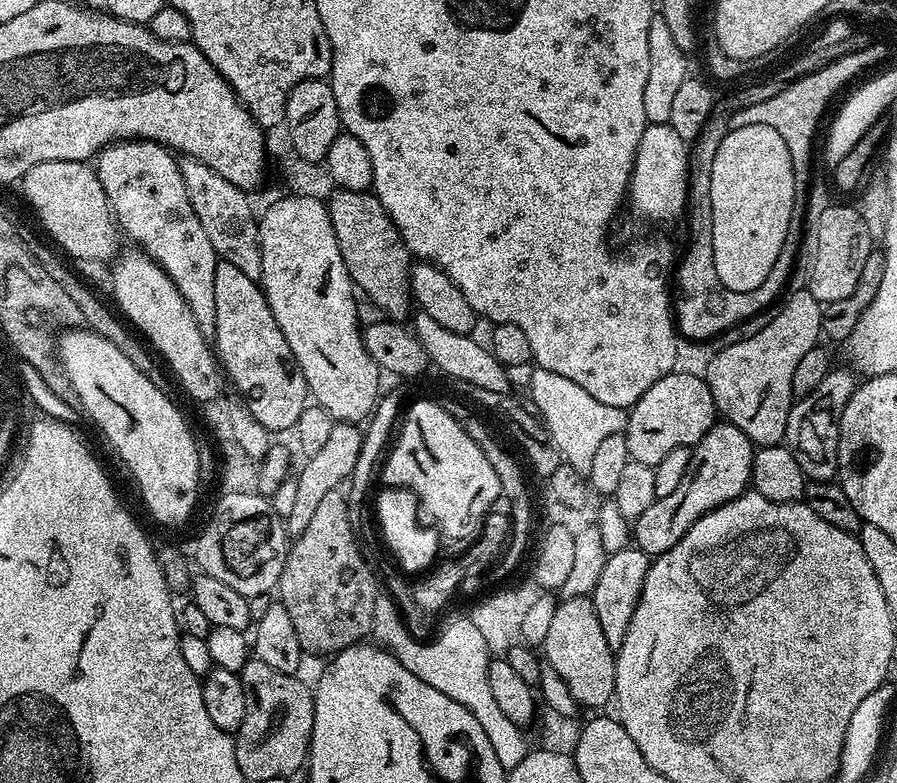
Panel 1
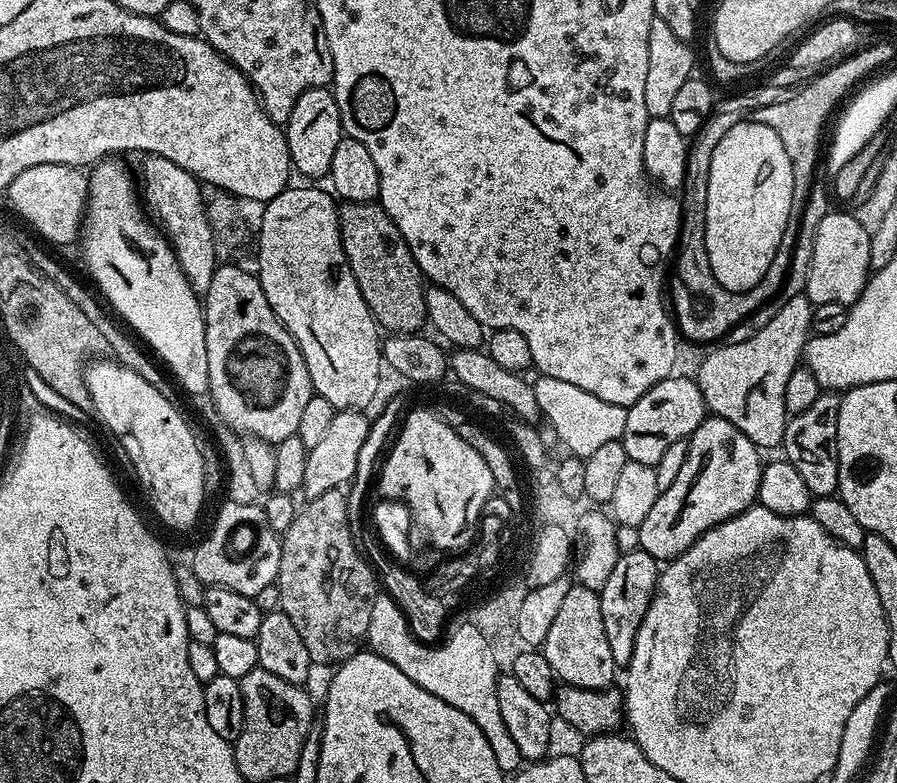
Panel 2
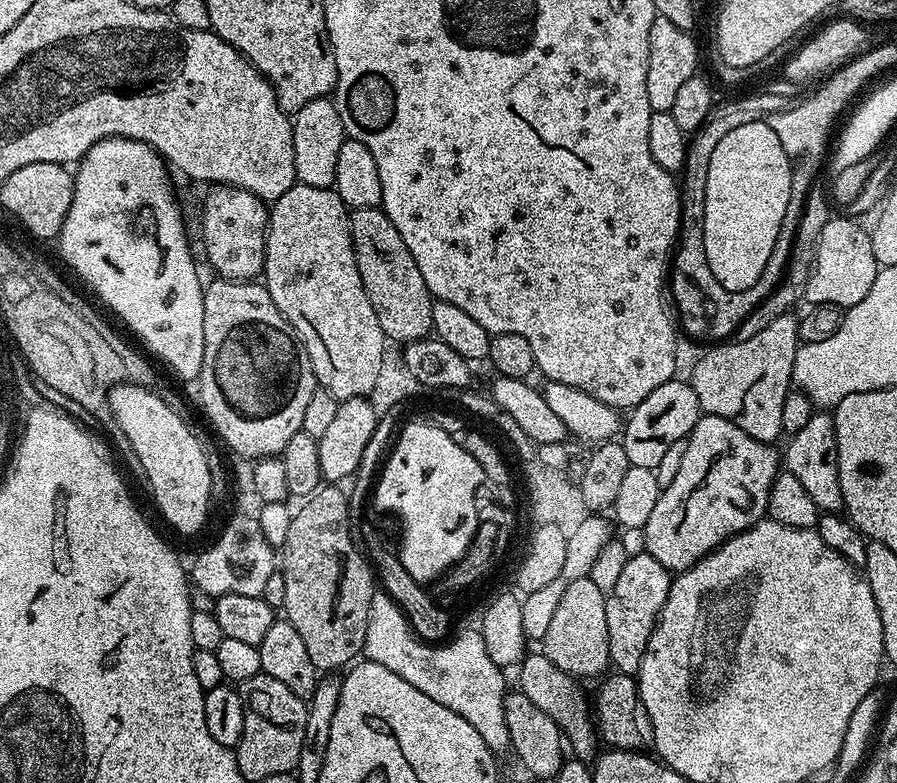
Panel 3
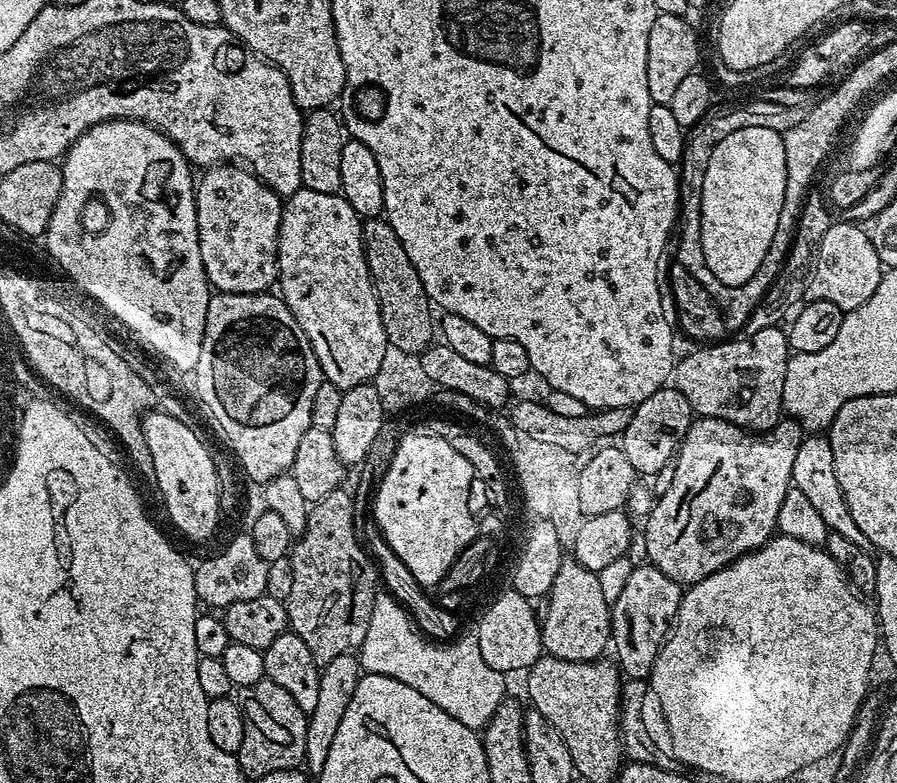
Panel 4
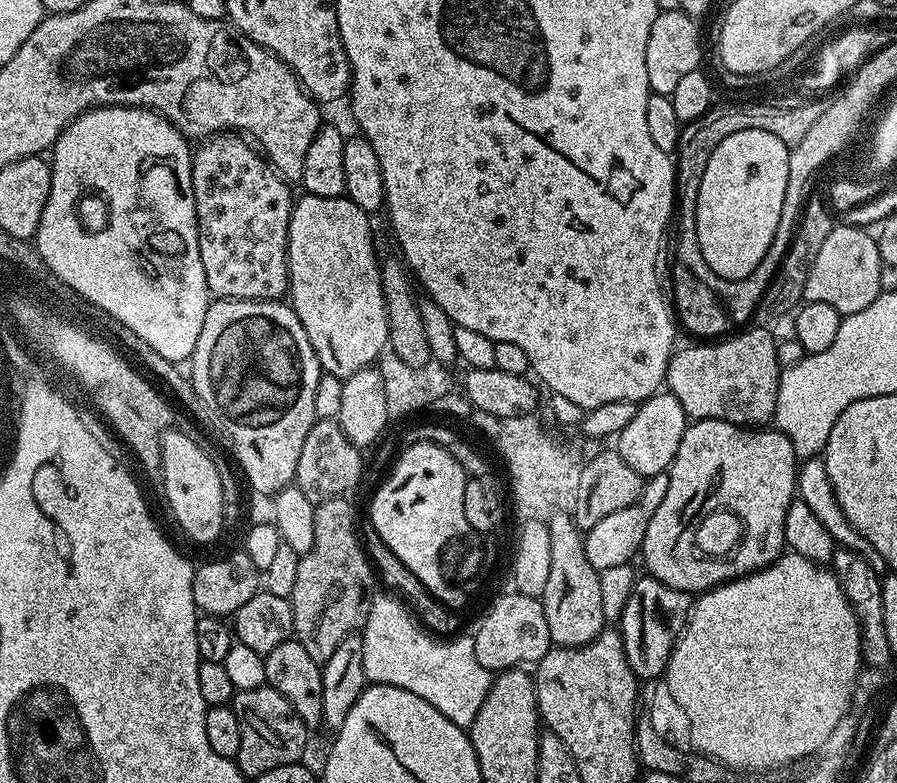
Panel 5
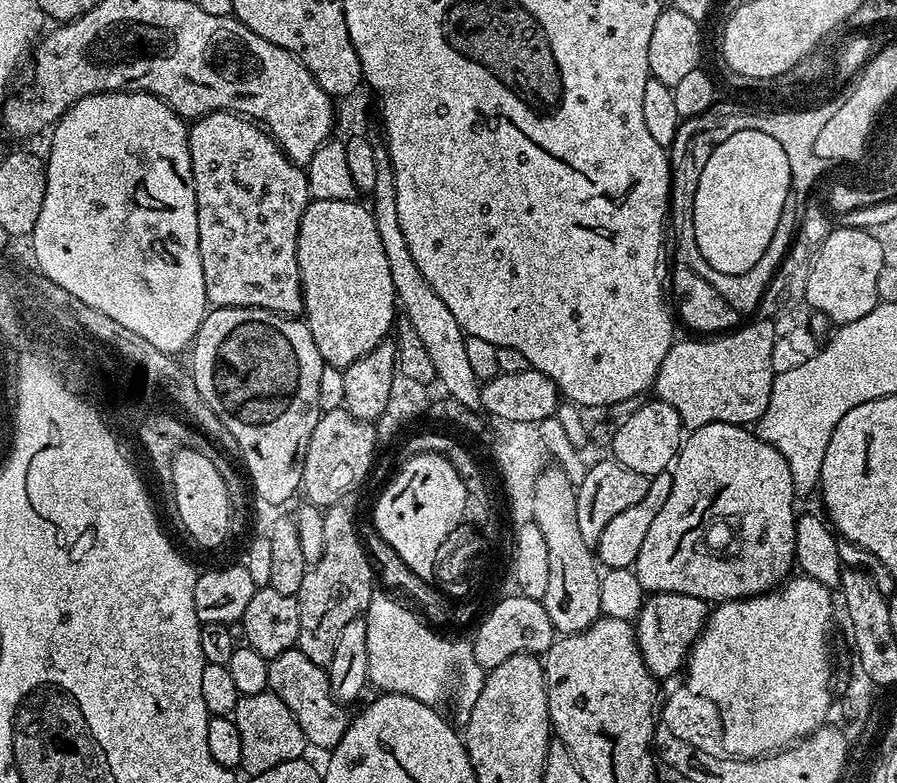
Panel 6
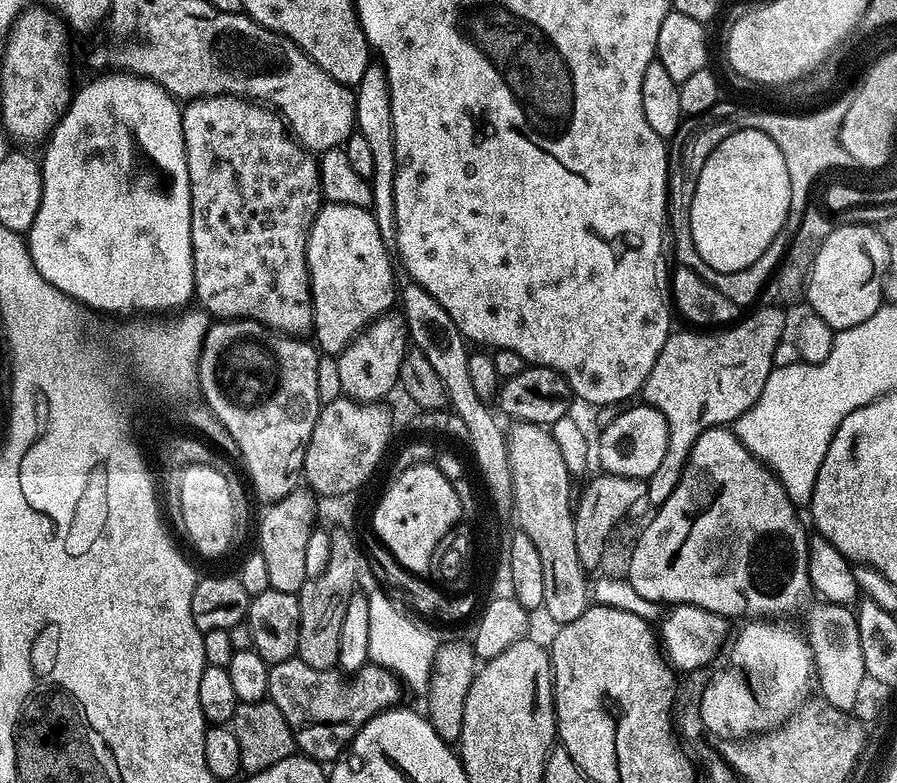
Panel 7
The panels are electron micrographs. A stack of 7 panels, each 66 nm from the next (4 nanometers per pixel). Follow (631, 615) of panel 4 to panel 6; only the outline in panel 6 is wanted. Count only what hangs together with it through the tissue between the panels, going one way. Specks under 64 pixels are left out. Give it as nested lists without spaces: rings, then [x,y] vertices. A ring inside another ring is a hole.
[[[654,592],[644,600],[634,619],[636,641],[650,674],[657,678],[672,676],[685,667],[688,653],[708,620],[709,605],[702,598],[677,592]]]

